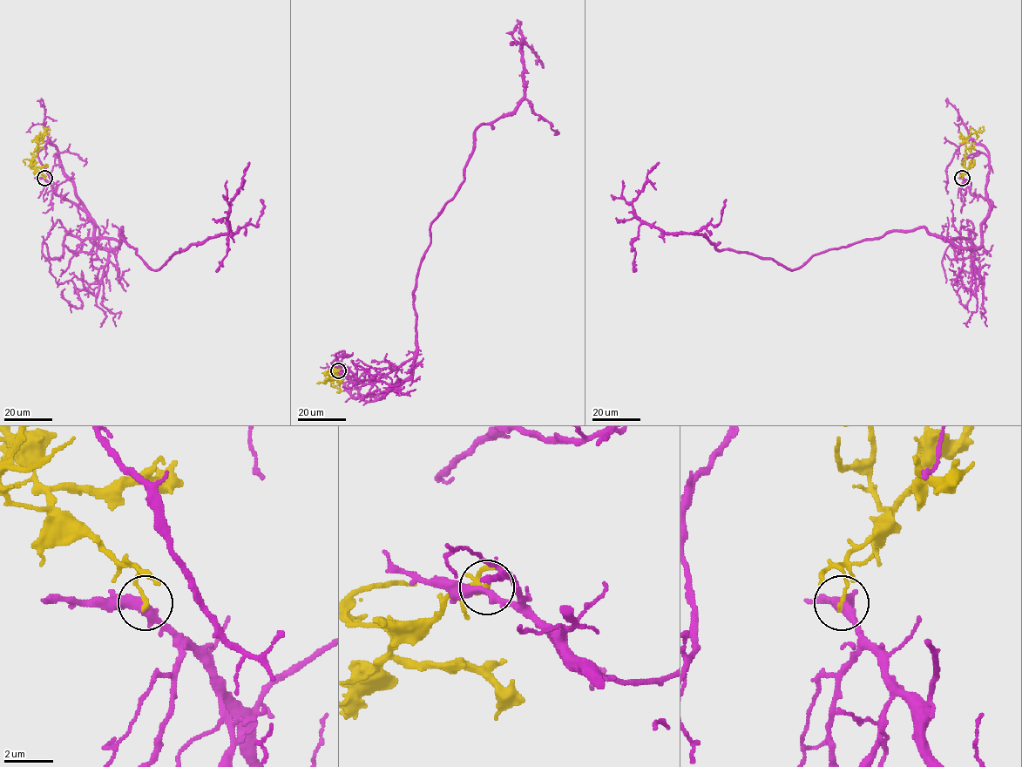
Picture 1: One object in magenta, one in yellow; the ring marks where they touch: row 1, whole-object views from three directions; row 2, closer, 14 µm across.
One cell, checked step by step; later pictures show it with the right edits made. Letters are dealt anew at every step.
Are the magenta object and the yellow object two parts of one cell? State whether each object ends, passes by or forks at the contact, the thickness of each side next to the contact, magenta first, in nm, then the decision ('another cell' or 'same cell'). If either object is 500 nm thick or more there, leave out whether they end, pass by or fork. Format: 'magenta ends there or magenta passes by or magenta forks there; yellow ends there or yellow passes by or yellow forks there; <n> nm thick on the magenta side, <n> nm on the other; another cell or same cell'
magenta passes by; yellow ends there; 360 nm thick on the magenta side, 140 nm on the other; another cell

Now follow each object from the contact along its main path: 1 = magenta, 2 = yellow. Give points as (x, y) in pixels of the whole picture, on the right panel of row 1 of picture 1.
1: (962, 178), (991, 203), (979, 247), (888, 231), (789, 269), (645, 224), (632, 202), (658, 162)
2: (962, 178), (965, 168), (966, 139), (978, 131), (984, 131), (983, 126)

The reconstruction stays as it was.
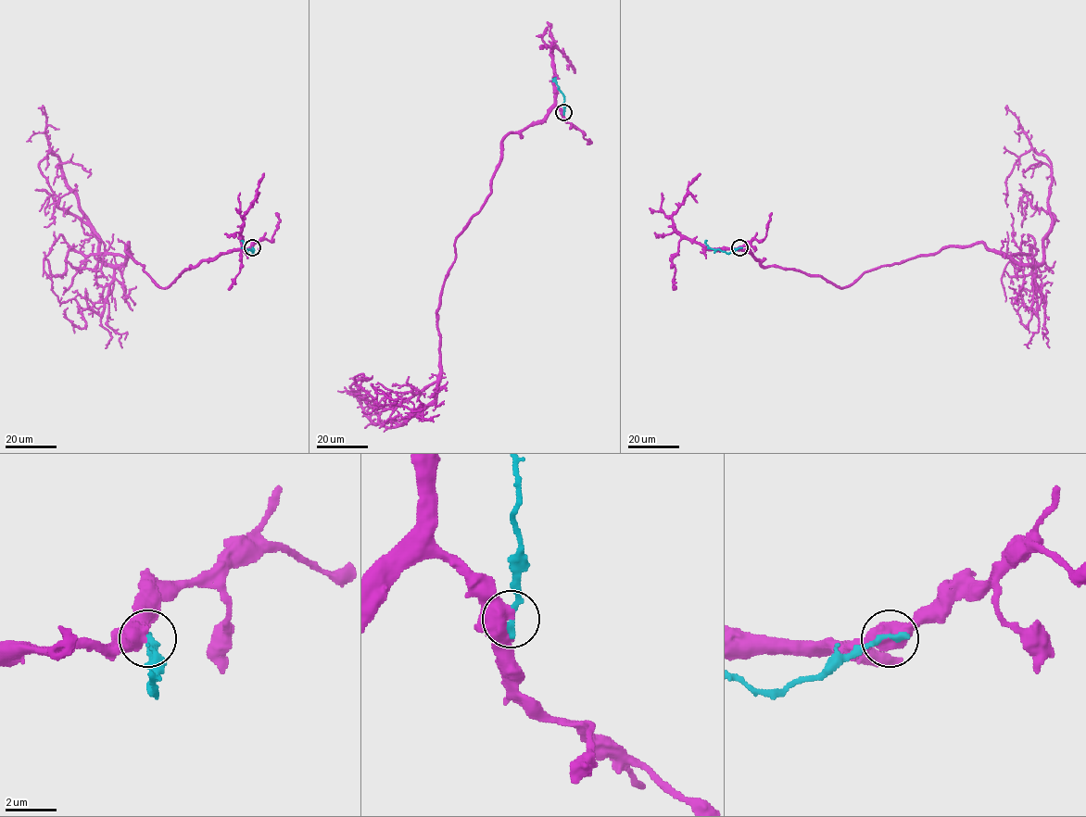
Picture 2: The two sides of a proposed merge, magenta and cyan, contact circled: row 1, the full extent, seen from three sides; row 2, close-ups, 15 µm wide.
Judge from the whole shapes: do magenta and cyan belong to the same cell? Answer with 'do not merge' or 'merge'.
do not merge

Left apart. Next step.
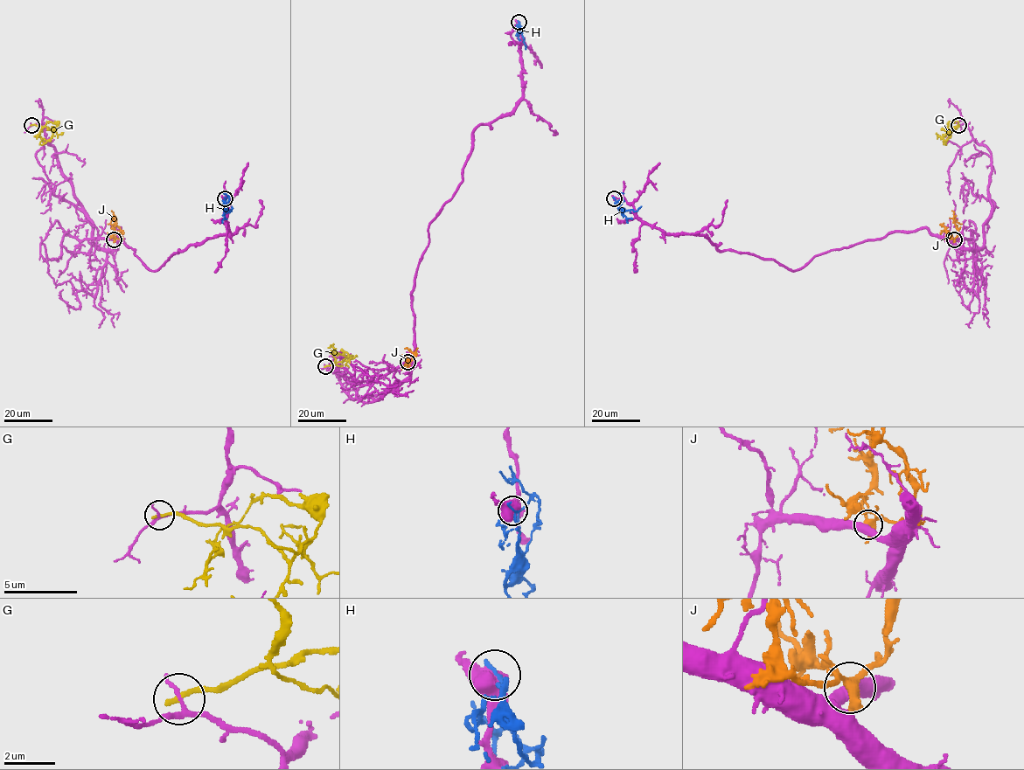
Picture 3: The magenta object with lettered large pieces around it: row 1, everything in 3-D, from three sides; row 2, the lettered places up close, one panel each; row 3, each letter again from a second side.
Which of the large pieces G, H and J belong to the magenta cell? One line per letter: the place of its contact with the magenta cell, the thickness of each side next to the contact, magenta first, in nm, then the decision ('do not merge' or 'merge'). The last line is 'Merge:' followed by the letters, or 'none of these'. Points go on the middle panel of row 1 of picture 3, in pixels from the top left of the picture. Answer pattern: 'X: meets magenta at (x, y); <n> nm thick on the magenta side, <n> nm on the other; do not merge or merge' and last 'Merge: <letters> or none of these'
G: meets magenta at (325, 366); 160 nm thick on the magenta side, 220 nm on the other; do not merge
H: meets magenta at (518, 22); 650 nm thick on the magenta side, 200 nm on the other; do not merge
J: meets magenta at (407, 362); 460 nm thick on the magenta side, 360 nm on the other; do not merge
Merge: none of these

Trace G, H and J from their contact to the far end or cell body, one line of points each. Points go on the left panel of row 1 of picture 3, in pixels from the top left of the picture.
G: (31, 124), (47, 127), (52, 132), (57, 126), (48, 121)
H: (225, 198), (227, 211), (231, 211), (232, 206)
J: (114, 239), (114, 213), (111, 211)

